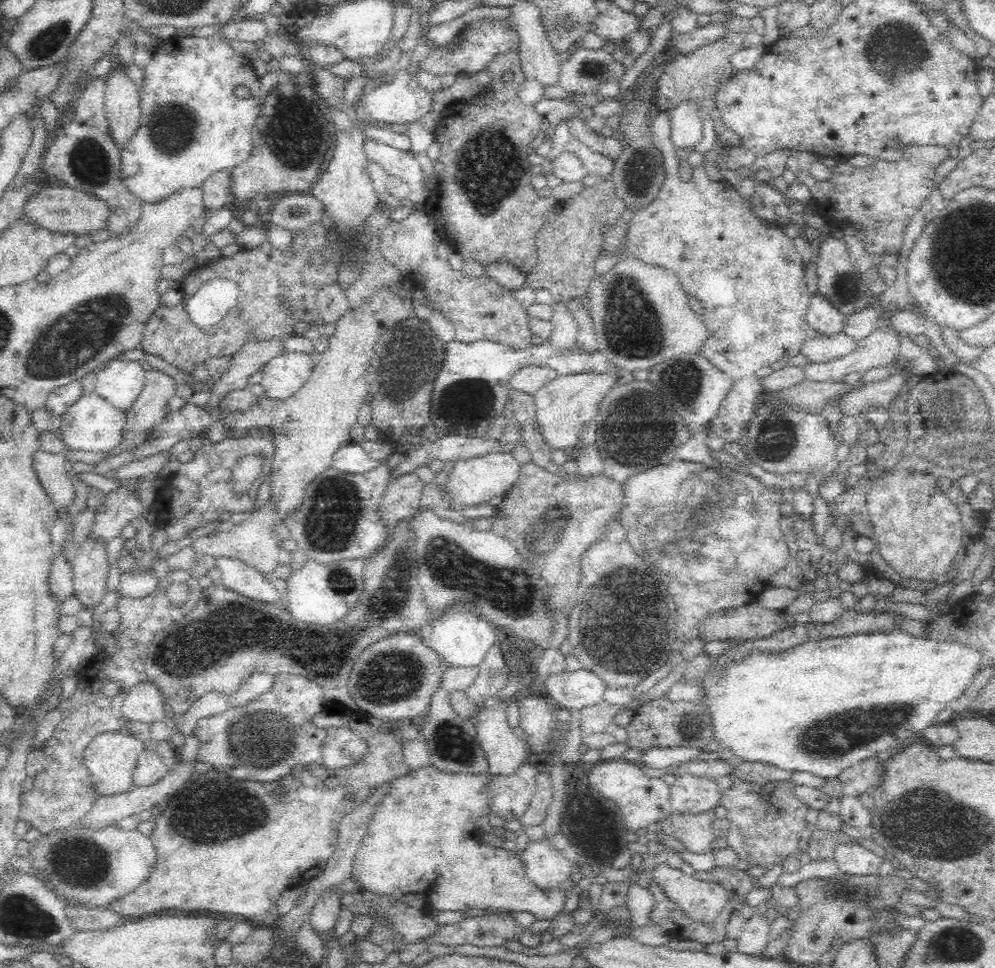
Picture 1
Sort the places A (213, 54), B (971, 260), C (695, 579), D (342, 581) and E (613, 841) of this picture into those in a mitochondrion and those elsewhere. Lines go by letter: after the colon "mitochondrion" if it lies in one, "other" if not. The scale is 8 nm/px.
A: other
B: mitochondrion
C: other
D: mitochondrion
E: other

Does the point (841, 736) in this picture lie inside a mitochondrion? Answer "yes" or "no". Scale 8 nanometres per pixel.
yes

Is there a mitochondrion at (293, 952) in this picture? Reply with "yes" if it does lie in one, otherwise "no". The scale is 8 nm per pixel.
no

